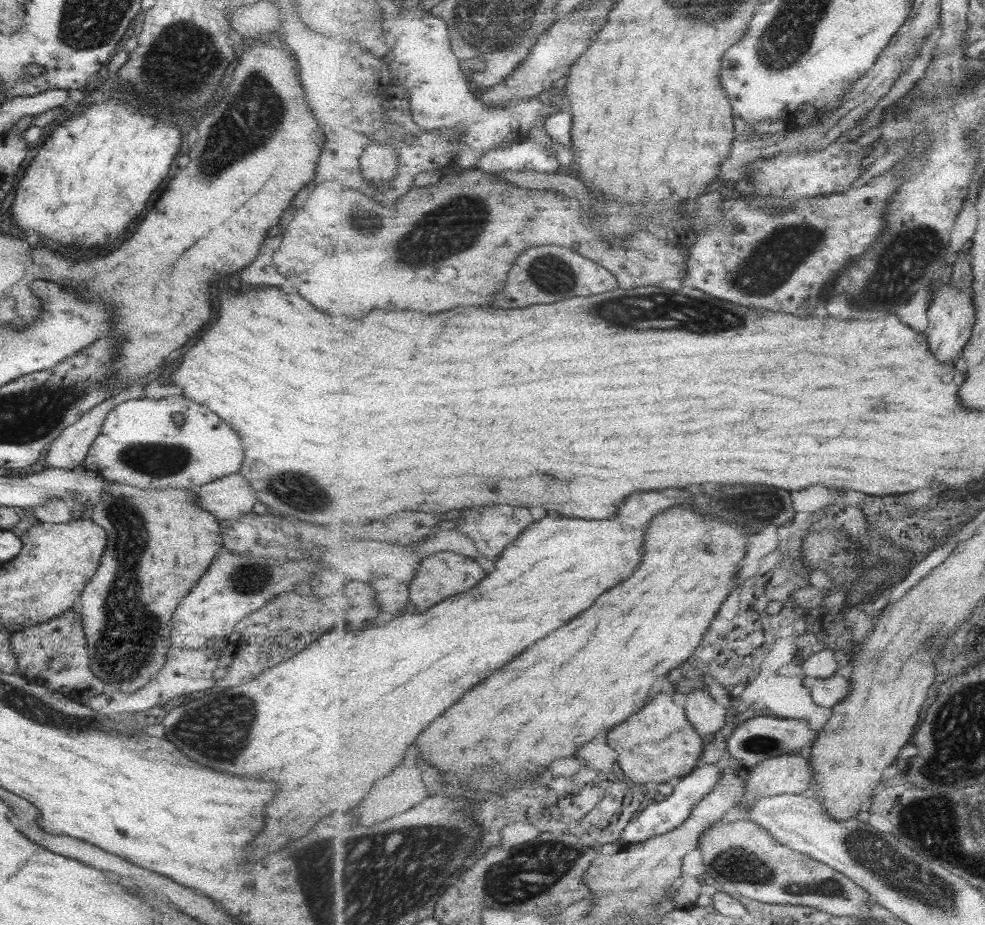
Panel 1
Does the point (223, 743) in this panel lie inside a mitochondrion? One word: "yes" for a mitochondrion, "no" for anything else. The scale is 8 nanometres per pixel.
yes

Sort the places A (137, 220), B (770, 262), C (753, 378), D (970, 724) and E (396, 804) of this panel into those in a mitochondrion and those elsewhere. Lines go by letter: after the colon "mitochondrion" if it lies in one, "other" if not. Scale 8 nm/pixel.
A: other
B: mitochondrion
C: other
D: mitochondrion
E: other

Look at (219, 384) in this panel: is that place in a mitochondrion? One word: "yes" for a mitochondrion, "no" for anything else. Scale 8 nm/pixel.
no

